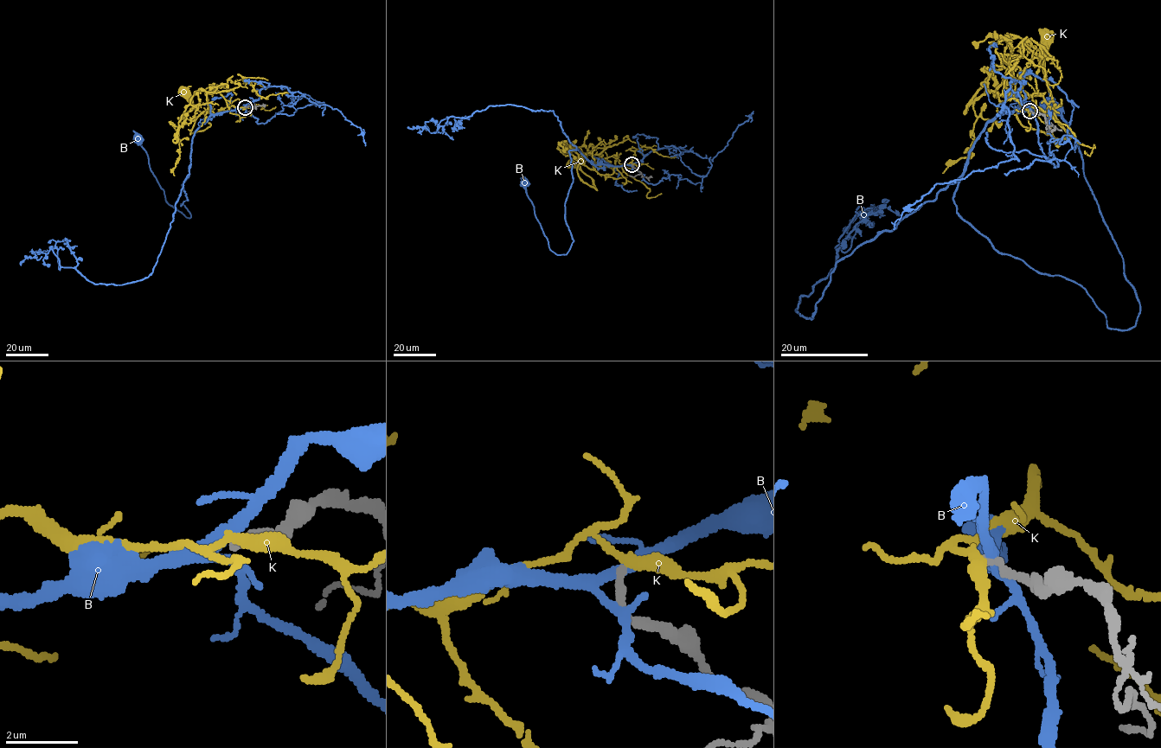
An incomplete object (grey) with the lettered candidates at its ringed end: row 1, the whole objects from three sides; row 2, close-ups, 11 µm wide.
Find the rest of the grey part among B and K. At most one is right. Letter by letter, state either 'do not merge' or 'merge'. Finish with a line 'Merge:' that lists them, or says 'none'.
B: do not merge
K: do not merge
Merge: none

